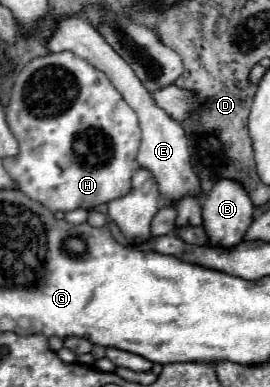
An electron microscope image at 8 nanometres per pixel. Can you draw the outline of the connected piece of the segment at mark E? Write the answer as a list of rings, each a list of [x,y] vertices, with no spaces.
[[[70,17],[70,19],[62,21],[58,25],[58,31],[54,33],[54,39],[50,39],[50,51],[54,51],[54,53],[70,51],[76,57],[88,61],[92,67],[106,73],[106,77],[114,85],[114,89],[134,109],[134,113],[138,115],[138,121],[140,121],[140,131],[142,131],[142,143],[140,143],[140,151],[138,151],[136,161],[138,161],[138,165],[142,169],[146,169],[146,171],[150,171],[154,175],[164,205],[174,207],[180,199],[196,197],[196,195],[202,193],[200,179],[194,173],[192,163],[190,163],[188,141],[186,141],[186,135],[182,131],[182,125],[176,119],[172,119],[170,115],[166,115],[154,103],[154,99],[150,97],[146,87],[142,87],[140,79],[134,75],[132,67],[106,43],[106,39],[102,39],[102,35],[86,19]]]

